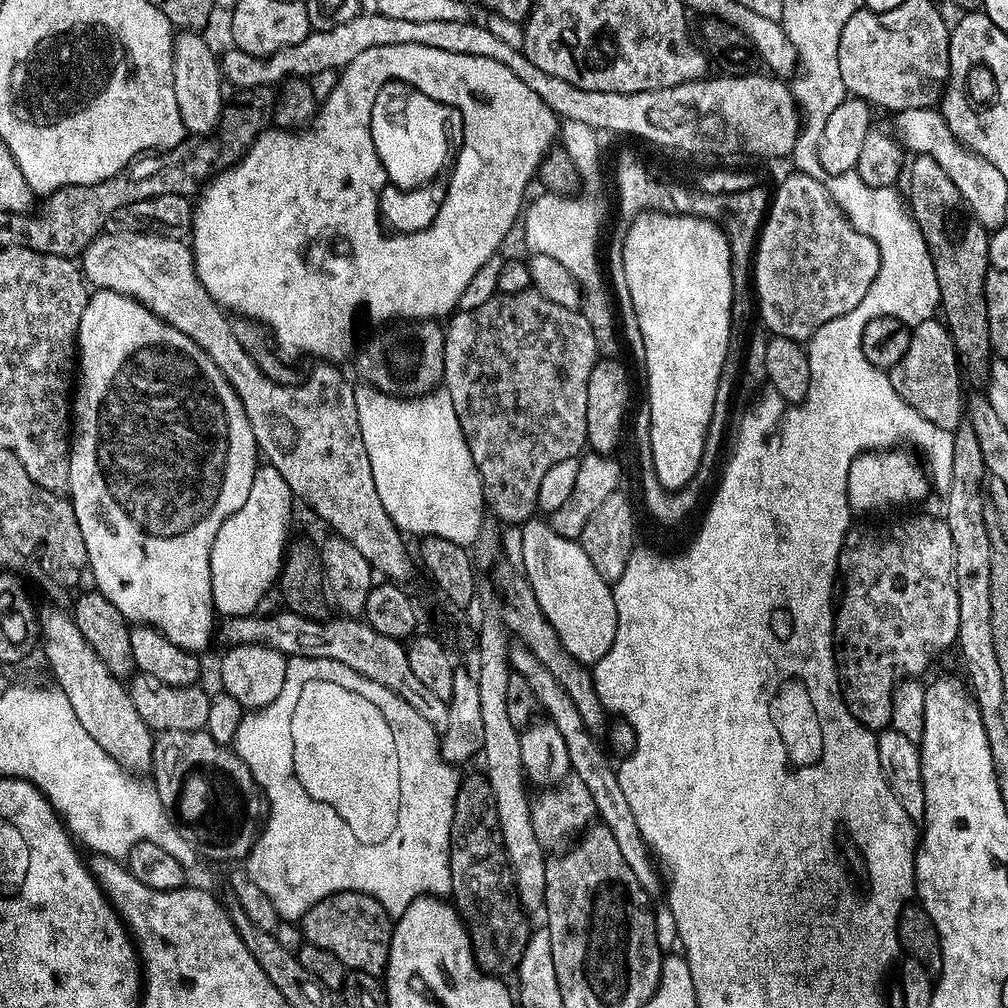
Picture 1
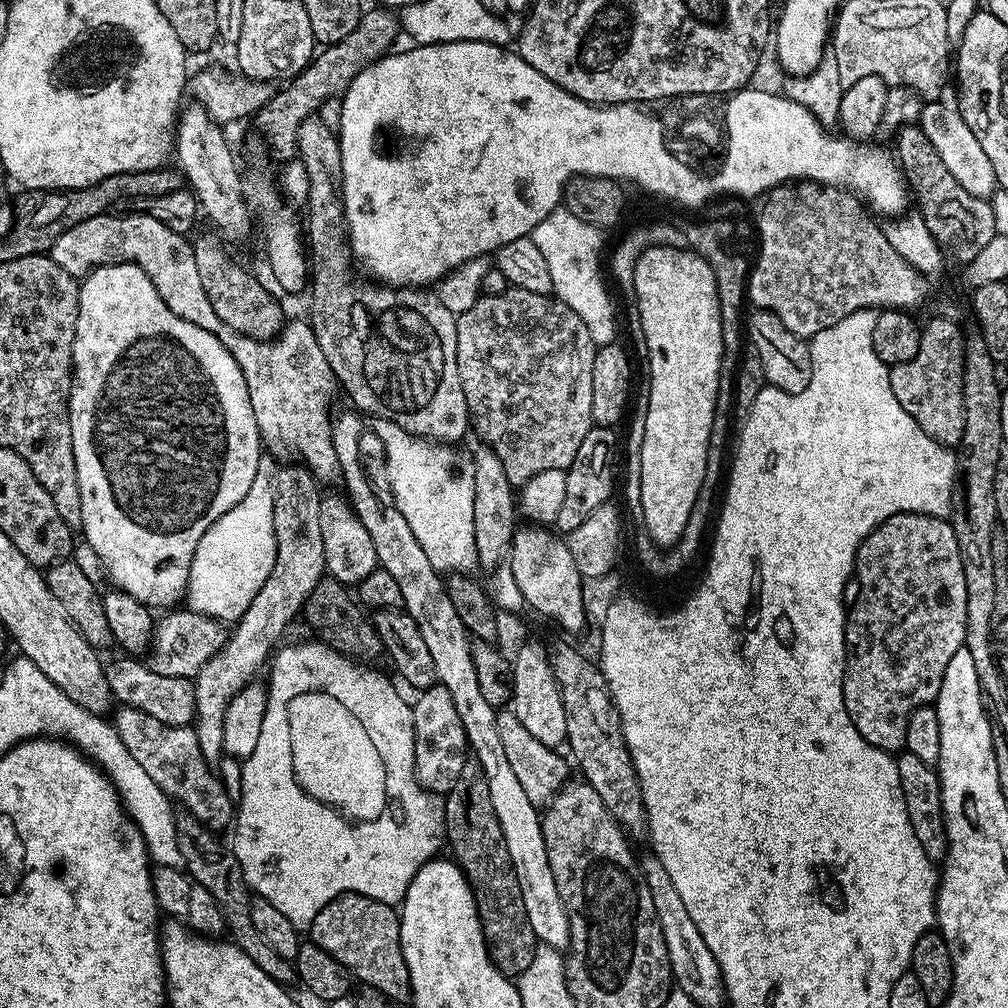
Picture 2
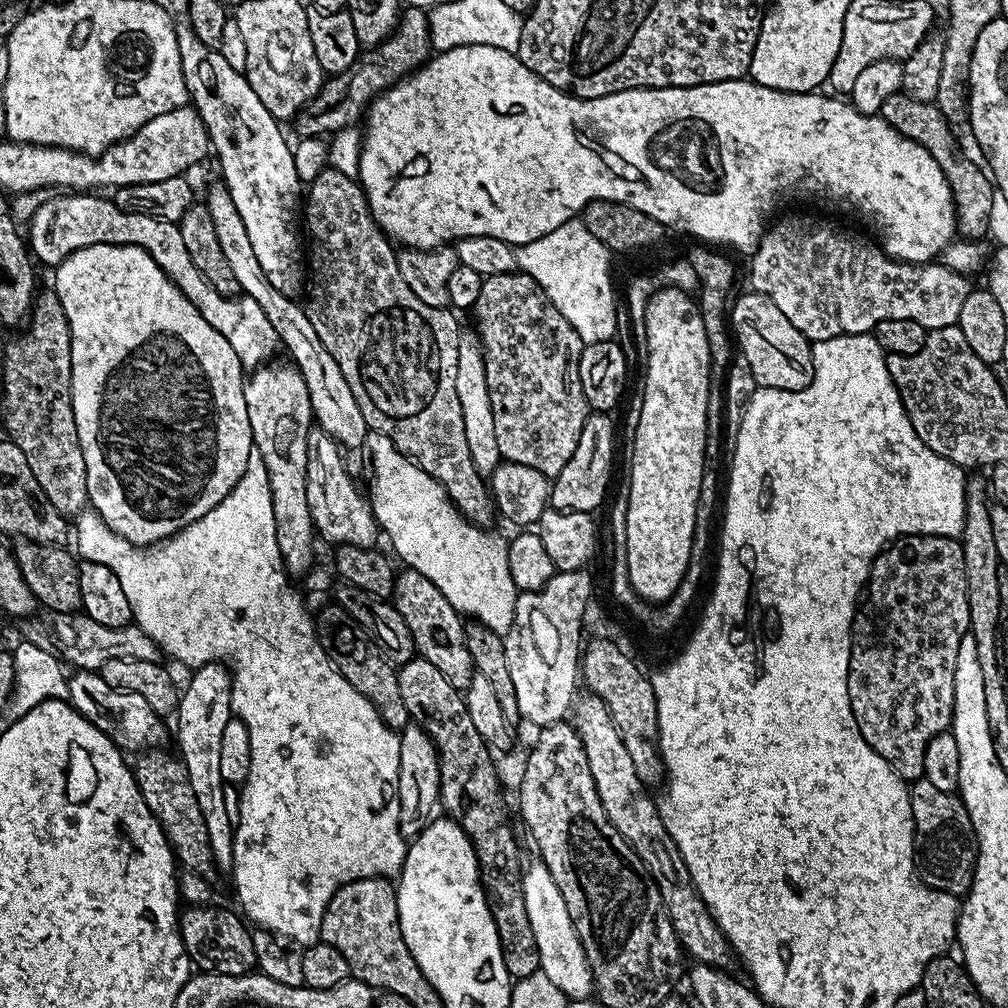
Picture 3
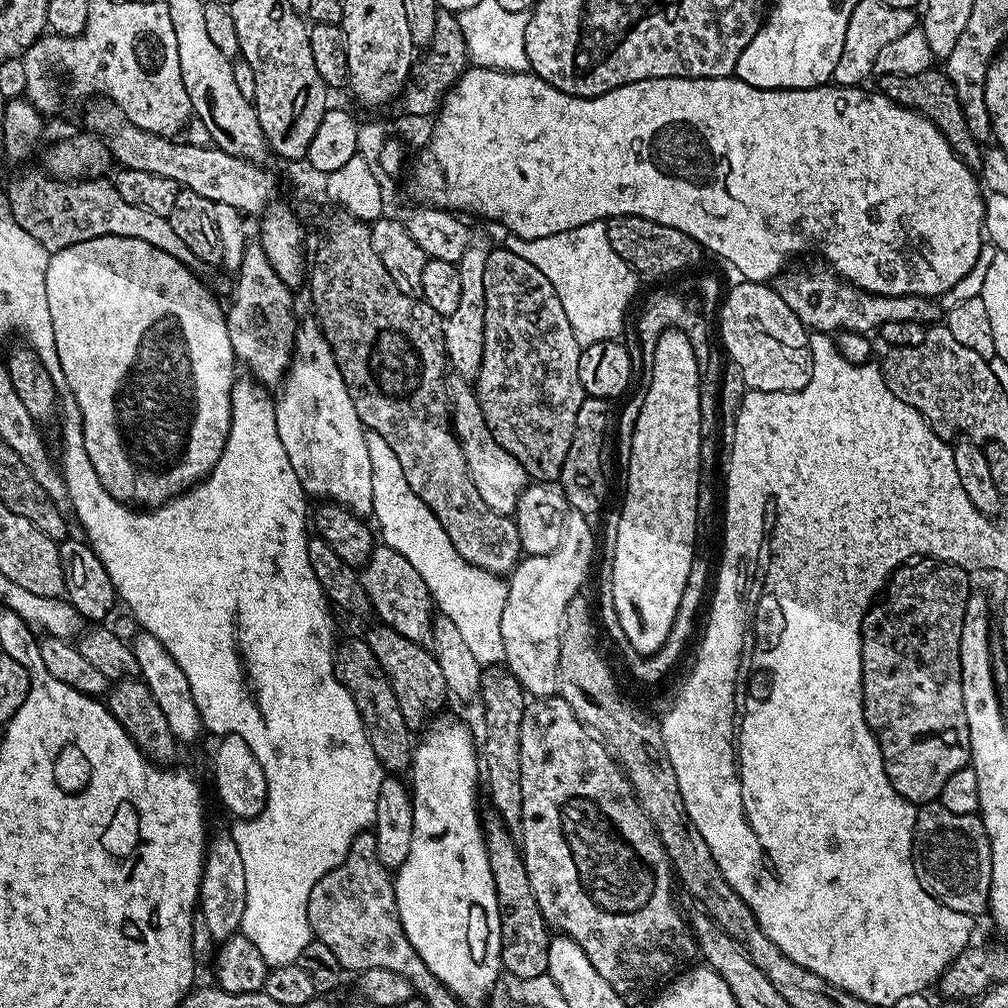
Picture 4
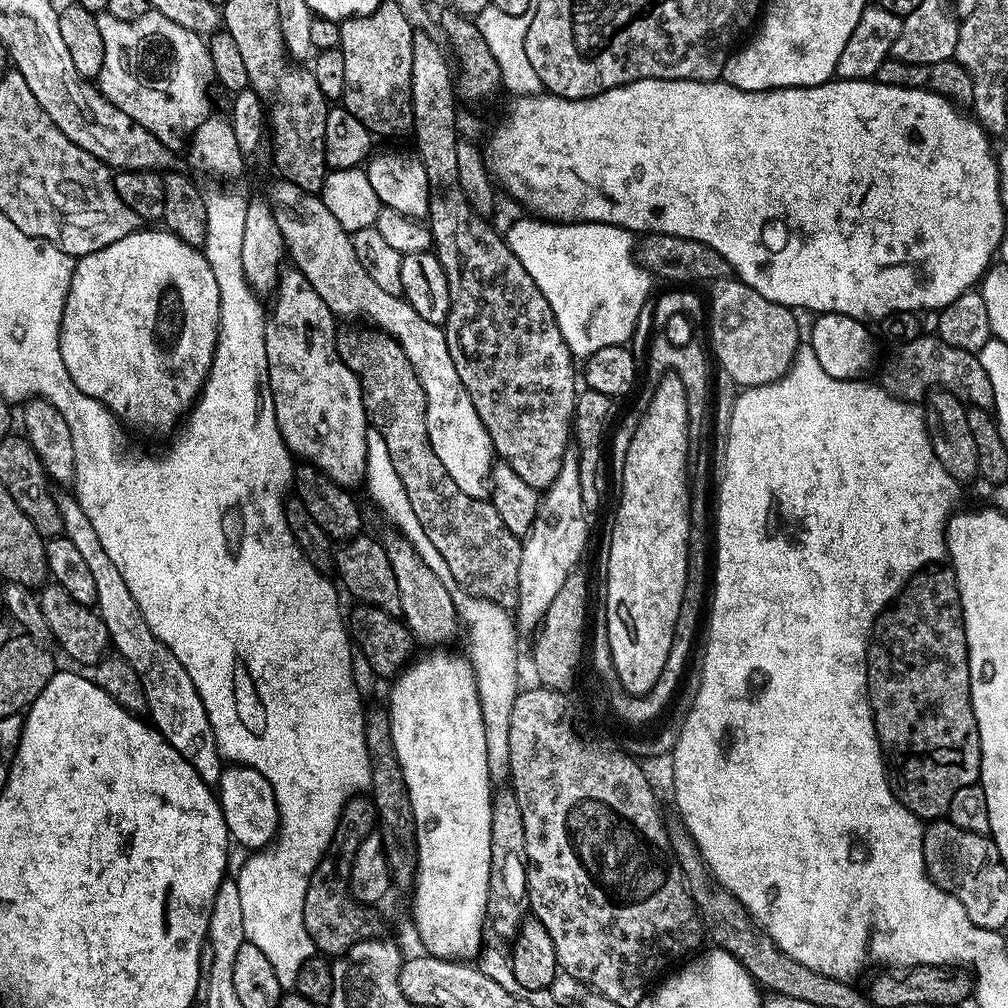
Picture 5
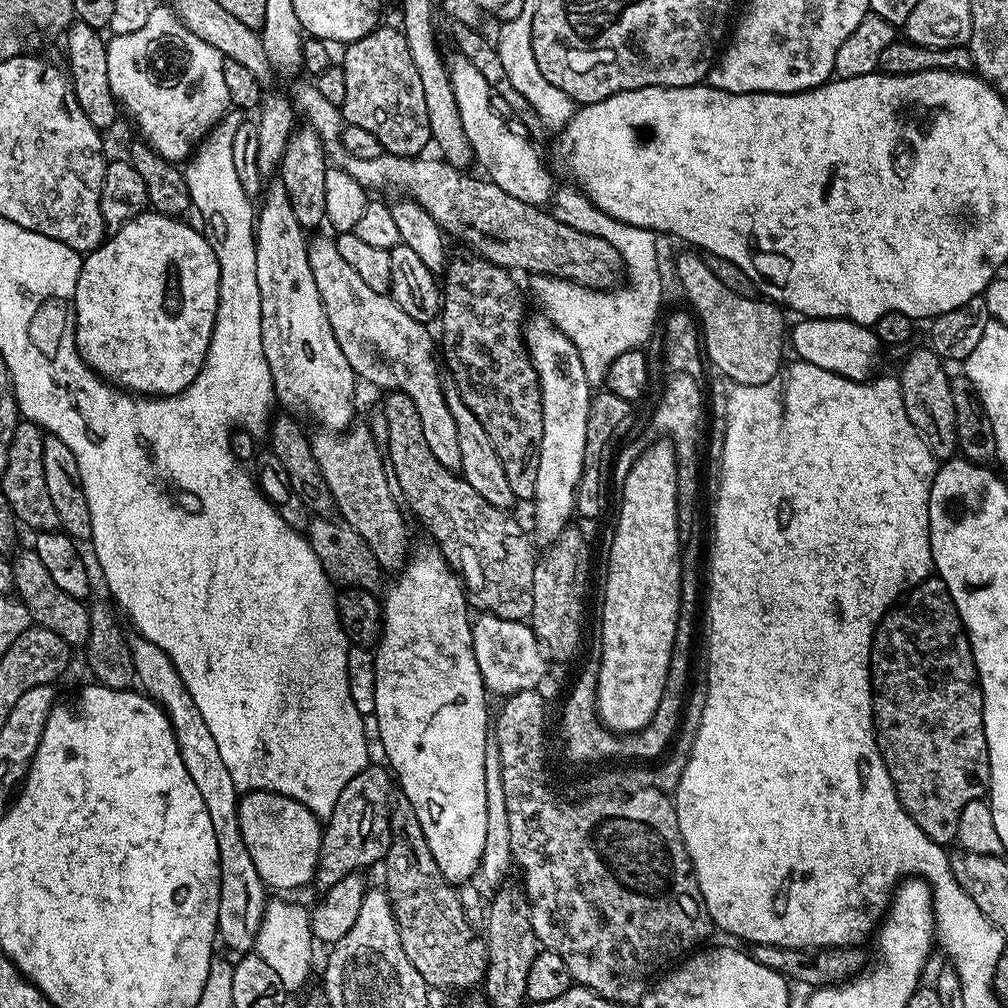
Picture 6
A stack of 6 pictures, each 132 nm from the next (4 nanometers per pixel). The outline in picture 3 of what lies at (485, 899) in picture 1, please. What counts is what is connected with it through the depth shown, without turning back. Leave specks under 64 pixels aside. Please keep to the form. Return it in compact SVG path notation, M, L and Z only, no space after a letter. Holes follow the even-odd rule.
M417 654L411 660L399 665L396 677L398 678L398 686L400 687L400 697L406 706L409 717L421 728L426 730L426 734L434 742L437 754L440 755L440 804L445 808L447 815L454 821L462 831L468 835L468 839L472 843L472 849L476 855L476 861L480 867L480 884L484 887L484 895L488 898L488 905L492 911L494 918L494 926L498 930L498 942L502 950L502 962L506 962L506 970L513 981L526 978L530 974L534 974L540 970L540 959L538 958L538 942L534 942L534 930L530 930L530 918L526 915L526 898L522 898L522 882L520 877L524 874L525 865L520 864L520 844L516 841L516 832L512 829L512 820L508 817L508 808L504 805L504 792L500 789L500 776L496 773L496 764L492 761L494 755L493 749L488 741L482 738L482 734L478 734L478 729L474 727L474 721L470 718L470 710L466 710L466 702L464 701L461 689L455 688L450 682L446 682L446 674L442 674L442 670L438 670L438 666L434 666L434 662L426 662L424 657Z

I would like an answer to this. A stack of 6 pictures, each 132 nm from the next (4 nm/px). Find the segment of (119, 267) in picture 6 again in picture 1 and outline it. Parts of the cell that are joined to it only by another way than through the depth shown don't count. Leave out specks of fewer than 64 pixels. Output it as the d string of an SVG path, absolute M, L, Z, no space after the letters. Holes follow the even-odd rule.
M96 290L89 295L88 305L82 314L78 337L78 387L74 392L74 439L70 444L70 482L68 492L78 518L78 530L82 530L82 542L86 542L88 566L94 570L97 579L95 591L101 592L120 613L133 625L148 624L157 628L170 642L182 646L188 652L203 653L203 648L214 640L214 629L218 624L218 613L212 606L210 586L210 550L218 530L246 502L250 486L258 467L256 439L250 430L246 410L230 382L214 366L214 362L182 330L174 330L162 318L155 316L144 304L139 304L133 296L123 296L117 292Z

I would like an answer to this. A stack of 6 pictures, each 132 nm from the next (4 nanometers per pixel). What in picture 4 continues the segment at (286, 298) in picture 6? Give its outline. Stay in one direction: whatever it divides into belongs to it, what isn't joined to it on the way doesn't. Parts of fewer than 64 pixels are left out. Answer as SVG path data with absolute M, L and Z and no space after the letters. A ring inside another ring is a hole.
M315 319L301 323L296 330L296 349L292 352L292 365L279 385L280 397L276 396L276 425L278 438L282 438L282 446L286 446L286 460L294 466L294 474L298 474L298 482L302 490L317 501L343 504L345 508L361 518L373 515L374 474L370 470L370 450L366 450L365 426L358 418L358 410L354 410L354 402L350 398L350 390L346 390L346 382L342 378L342 370L338 370L338 362L330 350L330 342L322 334Z

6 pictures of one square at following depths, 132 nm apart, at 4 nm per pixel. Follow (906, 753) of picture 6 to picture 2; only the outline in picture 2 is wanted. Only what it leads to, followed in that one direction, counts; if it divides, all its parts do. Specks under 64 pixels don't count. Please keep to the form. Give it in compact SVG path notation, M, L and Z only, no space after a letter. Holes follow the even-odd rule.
M900 512L897 516L886 518L886 522L882 522L876 529L868 535L858 546L858 554L856 555L856 566L854 569L854 585L856 584L856 601L851 601L850 607L846 612L846 623L844 625L844 705L850 714L850 722L854 722L854 726L858 730L858 734L862 734L862 738L870 746L881 748L883 752L896 754L904 748L906 742L906 726L910 714L915 708L935 705L936 695L942 686L942 674L946 674L946 665L950 663L950 658L954 658L954 654L958 654L958 650L964 647L964 639L966 638L966 574L962 574L962 554L958 550L958 538L954 534L951 523L942 516L927 516L926 514L918 514L917 512Z

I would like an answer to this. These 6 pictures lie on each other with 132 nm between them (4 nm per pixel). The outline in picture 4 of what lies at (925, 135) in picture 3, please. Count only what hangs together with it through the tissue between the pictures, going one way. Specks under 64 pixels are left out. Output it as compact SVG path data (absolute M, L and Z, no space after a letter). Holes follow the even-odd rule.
M931 67L922 74L886 74L879 77L878 83L880 83L878 84L879 91L883 92L886 98L890 98L903 108L914 110L930 120L933 126L944 135L946 142L950 142L950 146L964 161L967 168L979 169L982 148L974 138L974 134L970 134L970 126L966 126L966 114L962 114L958 94L954 94L954 86L950 82L947 72Z

